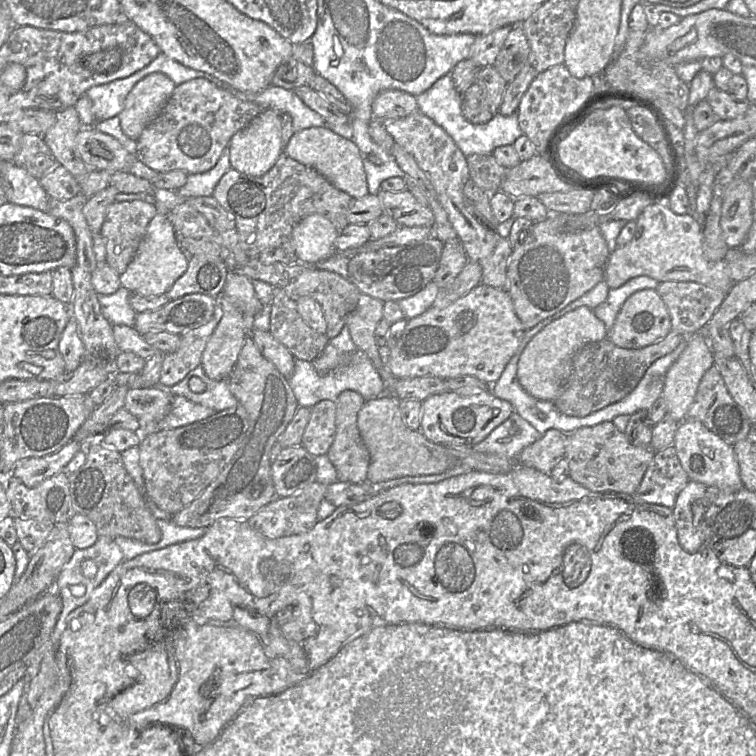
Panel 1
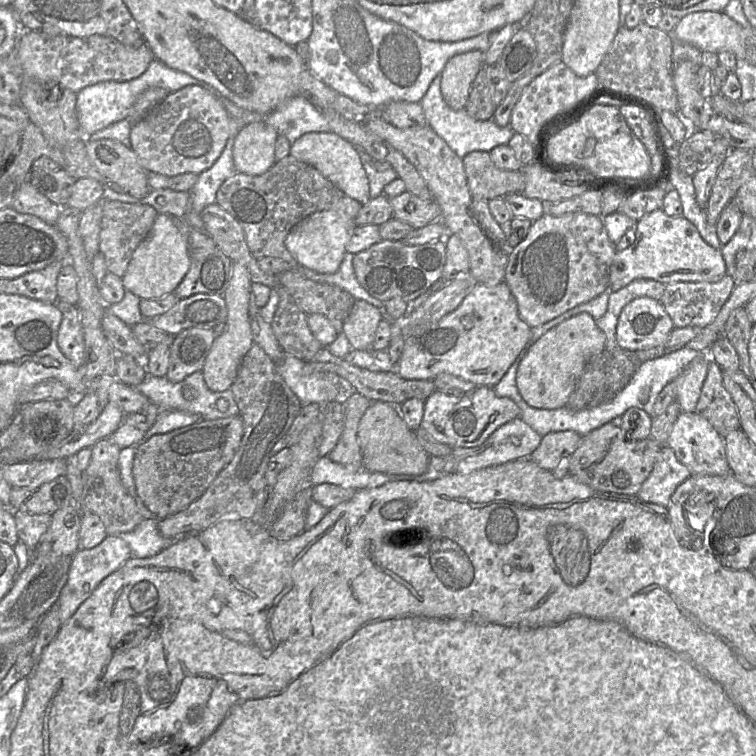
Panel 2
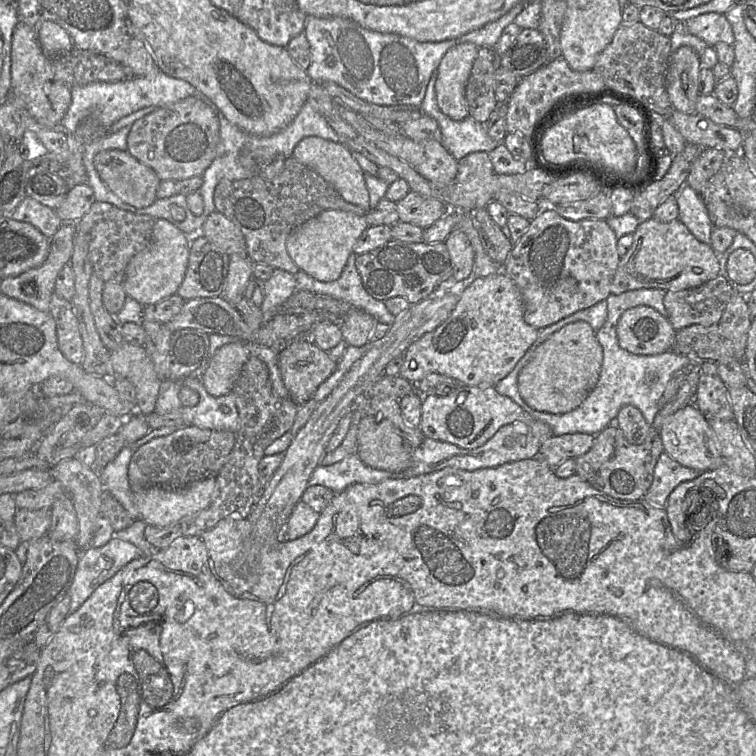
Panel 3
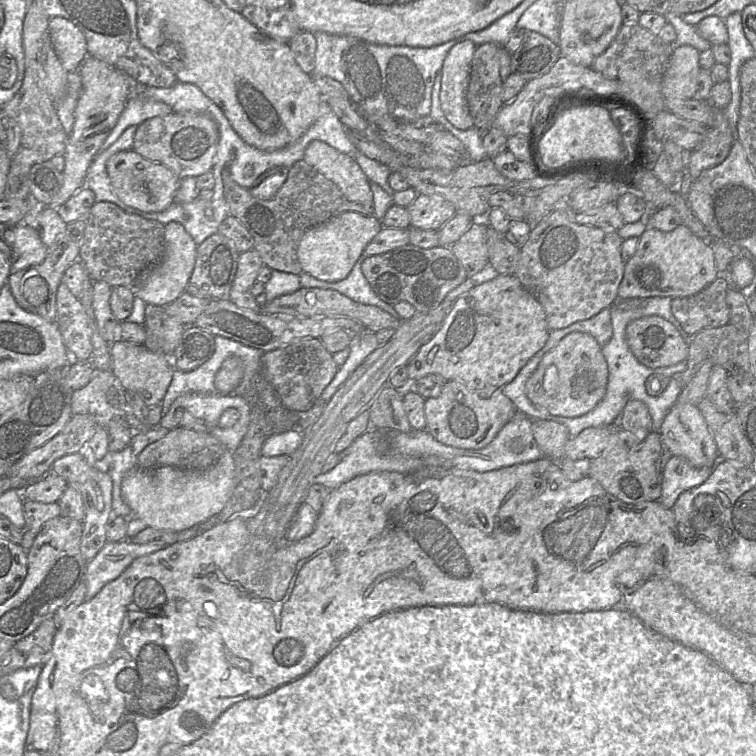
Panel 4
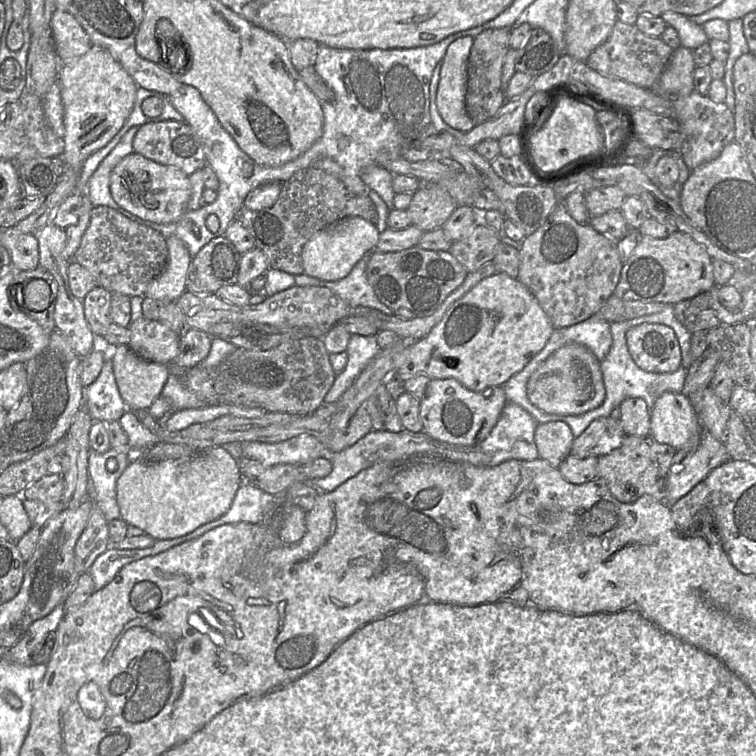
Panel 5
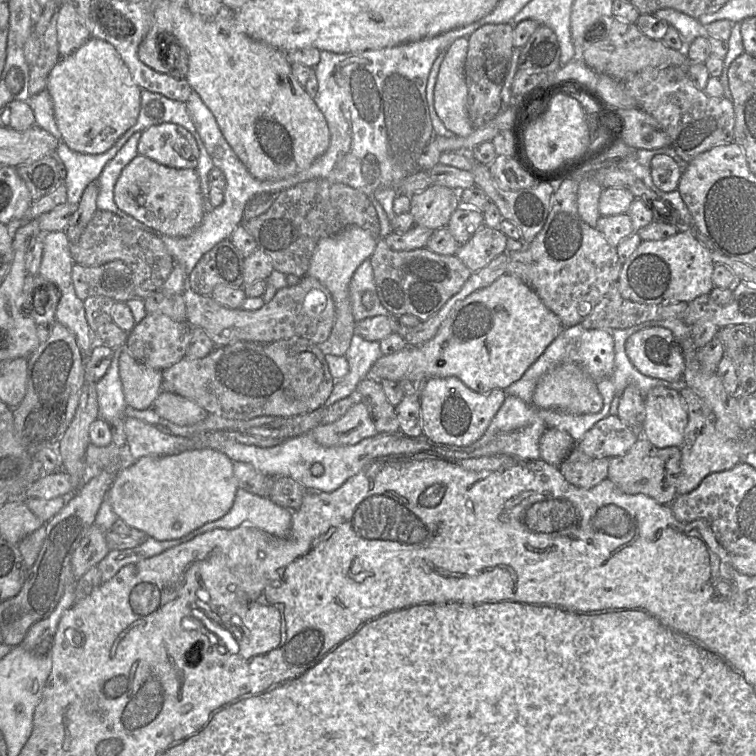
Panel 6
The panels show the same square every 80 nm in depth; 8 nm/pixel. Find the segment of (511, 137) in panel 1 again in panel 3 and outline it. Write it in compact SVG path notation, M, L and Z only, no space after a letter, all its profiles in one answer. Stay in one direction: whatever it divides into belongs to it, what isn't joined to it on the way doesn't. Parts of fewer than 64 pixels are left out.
M437 70L428 82L421 110L437 121L442 134L441 144L457 161L472 152L489 153L494 150L499 142L488 135L486 124L476 121L471 116L455 121L441 111L435 93L436 80Z

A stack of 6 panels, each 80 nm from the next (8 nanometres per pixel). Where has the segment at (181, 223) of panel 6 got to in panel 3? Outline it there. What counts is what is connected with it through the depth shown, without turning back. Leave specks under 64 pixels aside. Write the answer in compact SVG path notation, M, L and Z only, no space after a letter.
M102 150L93 161L103 182L126 204L145 208L155 202L160 178L127 150Z

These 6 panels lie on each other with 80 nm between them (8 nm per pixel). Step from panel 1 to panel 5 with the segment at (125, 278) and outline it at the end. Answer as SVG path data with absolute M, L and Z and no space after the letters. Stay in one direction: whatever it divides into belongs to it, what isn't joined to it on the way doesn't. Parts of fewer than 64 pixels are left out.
M176 236L166 238L168 263L147 289L146 297L176 301L186 291L186 279L192 257L185 243Z

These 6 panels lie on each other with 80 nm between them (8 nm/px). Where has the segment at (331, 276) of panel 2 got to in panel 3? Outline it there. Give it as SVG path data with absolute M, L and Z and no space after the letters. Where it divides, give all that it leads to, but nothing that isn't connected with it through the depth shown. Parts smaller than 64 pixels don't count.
M350 254L340 277L334 281L319 281L299 270L295 274L297 289L330 295L348 302L354 308L366 311L377 322L392 325L396 316L387 309L384 301L375 299L367 292L356 268L356 257L357 254Z

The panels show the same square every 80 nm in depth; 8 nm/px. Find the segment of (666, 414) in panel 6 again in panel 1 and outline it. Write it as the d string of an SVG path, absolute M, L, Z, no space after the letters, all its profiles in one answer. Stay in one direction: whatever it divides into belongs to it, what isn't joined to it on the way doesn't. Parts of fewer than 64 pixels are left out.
M687 419L680 422L672 445L691 481L715 486L724 491L737 491L744 487L733 446L728 445L700 422Z

